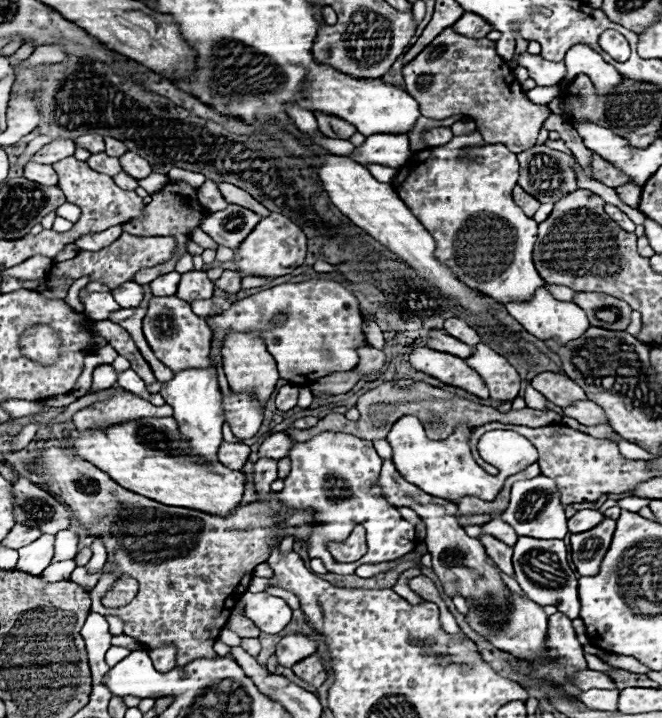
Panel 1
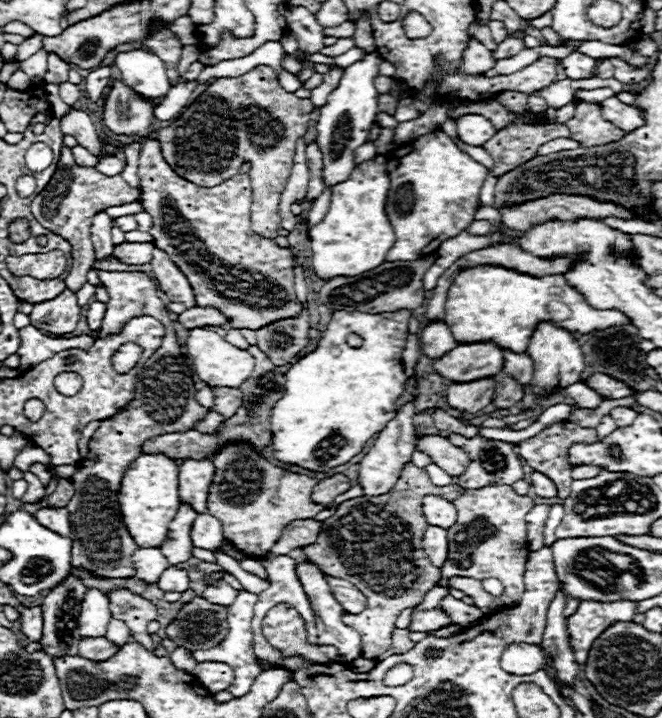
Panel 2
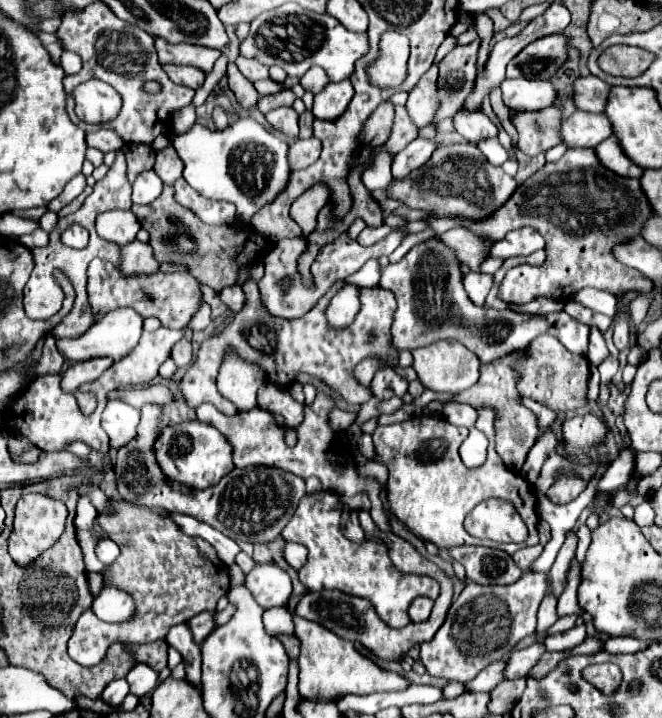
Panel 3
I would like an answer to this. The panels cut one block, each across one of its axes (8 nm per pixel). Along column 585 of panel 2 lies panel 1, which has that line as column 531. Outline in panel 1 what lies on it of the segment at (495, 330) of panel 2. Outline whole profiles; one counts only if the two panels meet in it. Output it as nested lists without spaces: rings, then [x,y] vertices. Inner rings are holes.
[[[546,286],[538,288],[536,294],[532,296],[532,300],[528,302],[508,302],[506,304],[508,312],[536,338],[540,340],[558,340],[560,344],[568,344],[570,340],[576,340],[580,336],[584,336],[584,332],[590,328],[590,322],[586,318],[586,314],[582,312],[582,308],[578,308],[574,302],[562,302],[562,300],[556,300],[548,290]]]

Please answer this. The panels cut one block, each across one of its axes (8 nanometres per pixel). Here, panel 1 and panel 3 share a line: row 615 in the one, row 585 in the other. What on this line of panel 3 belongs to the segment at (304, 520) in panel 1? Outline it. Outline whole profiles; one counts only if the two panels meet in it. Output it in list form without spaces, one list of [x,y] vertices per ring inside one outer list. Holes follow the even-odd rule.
[[[108,500],[110,514],[98,514],[96,524],[102,532],[120,546],[120,556],[100,572],[106,586],[126,590],[136,604],[134,616],[128,622],[102,622],[92,610],[84,610],[68,640],[68,654],[82,666],[94,666],[104,660],[112,642],[146,644],[164,638],[174,624],[188,622],[194,614],[216,610],[222,594],[230,590],[228,566],[216,556],[212,544],[204,538],[184,534],[168,514],[134,506],[124,500]]]

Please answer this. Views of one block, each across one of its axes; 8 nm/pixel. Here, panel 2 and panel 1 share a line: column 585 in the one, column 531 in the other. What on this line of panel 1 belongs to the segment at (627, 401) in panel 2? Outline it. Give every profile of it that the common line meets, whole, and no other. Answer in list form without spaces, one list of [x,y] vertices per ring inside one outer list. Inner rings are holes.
[[[384,382],[382,386],[362,394],[358,398],[356,408],[360,410],[362,418],[358,422],[358,436],[364,440],[382,440],[388,436],[390,428],[394,426],[396,420],[400,420],[402,416],[418,416],[420,422],[426,428],[426,434],[432,440],[442,440],[446,436],[450,436],[454,432],[456,426],[464,424],[468,428],[476,428],[478,424],[488,424],[488,422],[504,422],[504,424],[516,424],[524,426],[547,426],[557,422],[562,422],[562,416],[554,410],[532,410],[532,408],[524,408],[524,410],[510,410],[506,414],[498,412],[496,408],[490,406],[480,406],[480,404],[472,404],[470,400],[464,400],[460,396],[452,396],[448,392],[442,392],[438,388],[432,388],[424,382],[414,382],[406,388],[394,384],[394,382]]]

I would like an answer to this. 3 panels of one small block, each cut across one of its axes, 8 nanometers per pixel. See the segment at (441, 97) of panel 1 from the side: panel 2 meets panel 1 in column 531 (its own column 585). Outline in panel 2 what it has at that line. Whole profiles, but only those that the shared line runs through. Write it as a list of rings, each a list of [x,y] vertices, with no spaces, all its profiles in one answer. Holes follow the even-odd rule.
[[[578,104],[574,118],[566,122],[570,130],[570,138],[576,140],[584,148],[610,144],[610,140],[618,140],[628,132],[616,128],[612,122],[604,120],[600,104]]]

